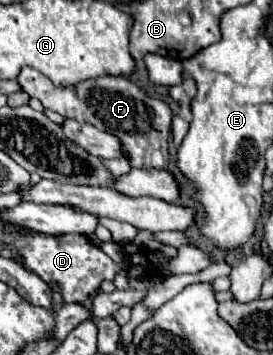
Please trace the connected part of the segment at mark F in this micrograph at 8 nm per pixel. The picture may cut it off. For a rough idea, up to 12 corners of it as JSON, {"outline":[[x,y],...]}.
{"outline":[[125,75],[55,87],[17,81],[67,119],[121,141],[135,167],[167,165],[173,111]]}

